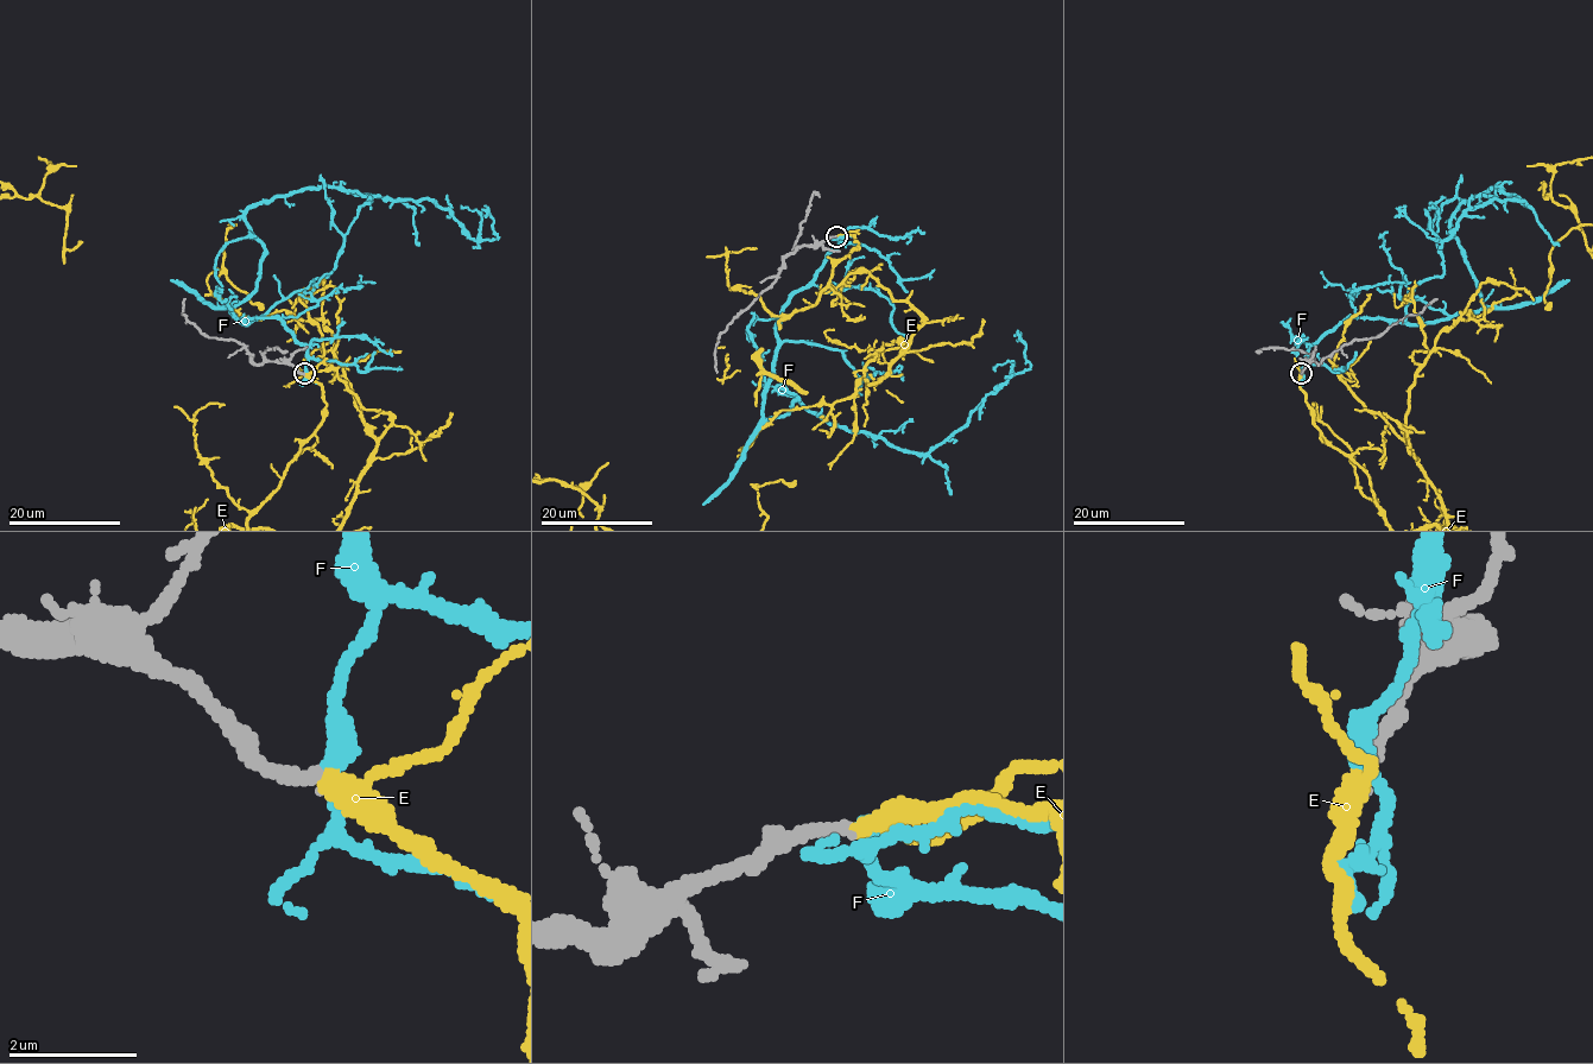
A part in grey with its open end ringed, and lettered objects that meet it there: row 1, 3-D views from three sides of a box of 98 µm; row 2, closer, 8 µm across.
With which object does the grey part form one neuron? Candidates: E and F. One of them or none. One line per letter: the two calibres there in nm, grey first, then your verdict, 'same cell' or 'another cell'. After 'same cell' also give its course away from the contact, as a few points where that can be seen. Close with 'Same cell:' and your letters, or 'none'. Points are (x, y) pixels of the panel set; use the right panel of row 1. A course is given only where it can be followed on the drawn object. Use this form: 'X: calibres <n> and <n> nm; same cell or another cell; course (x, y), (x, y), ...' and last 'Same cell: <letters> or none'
E: calibres 240 and 280 nm; same cell
F: calibres 220 and 280 nm; another cell
Same cell: E

